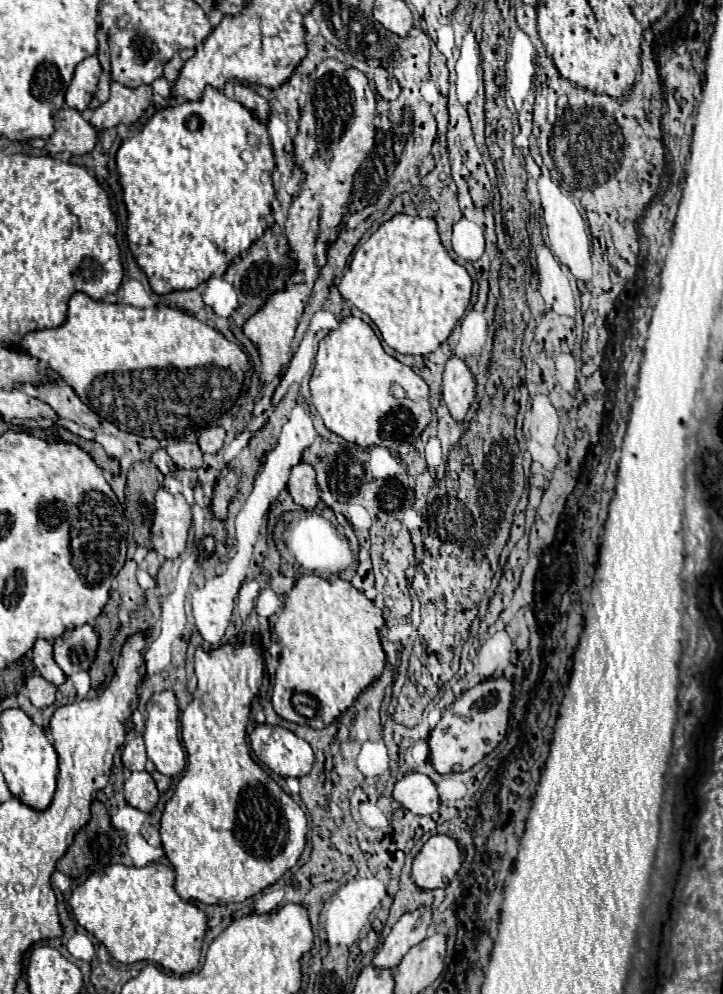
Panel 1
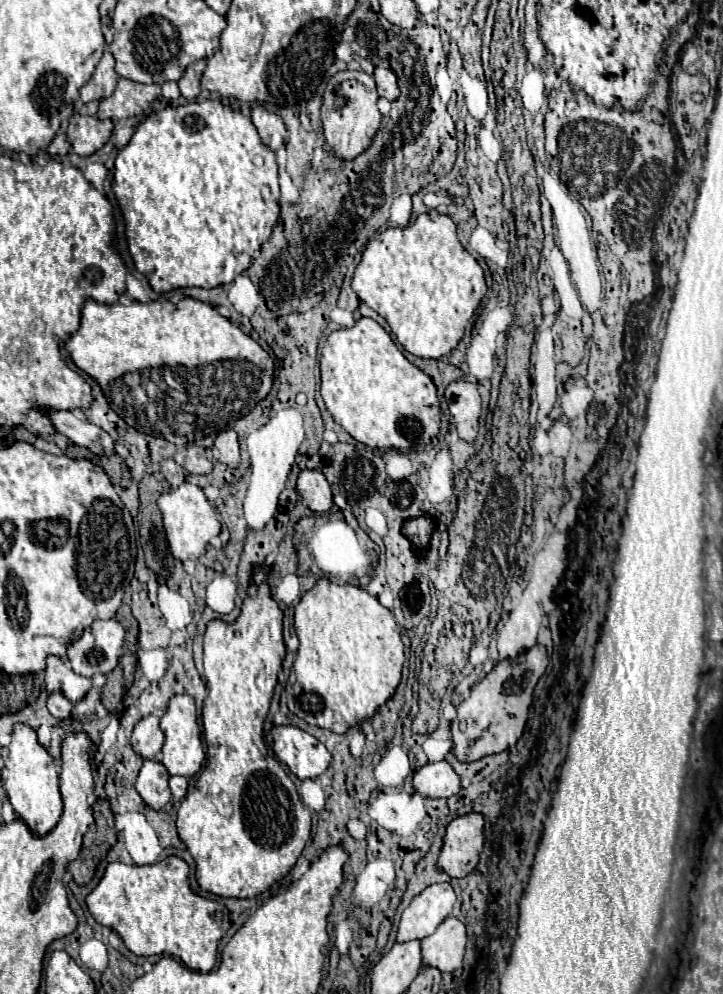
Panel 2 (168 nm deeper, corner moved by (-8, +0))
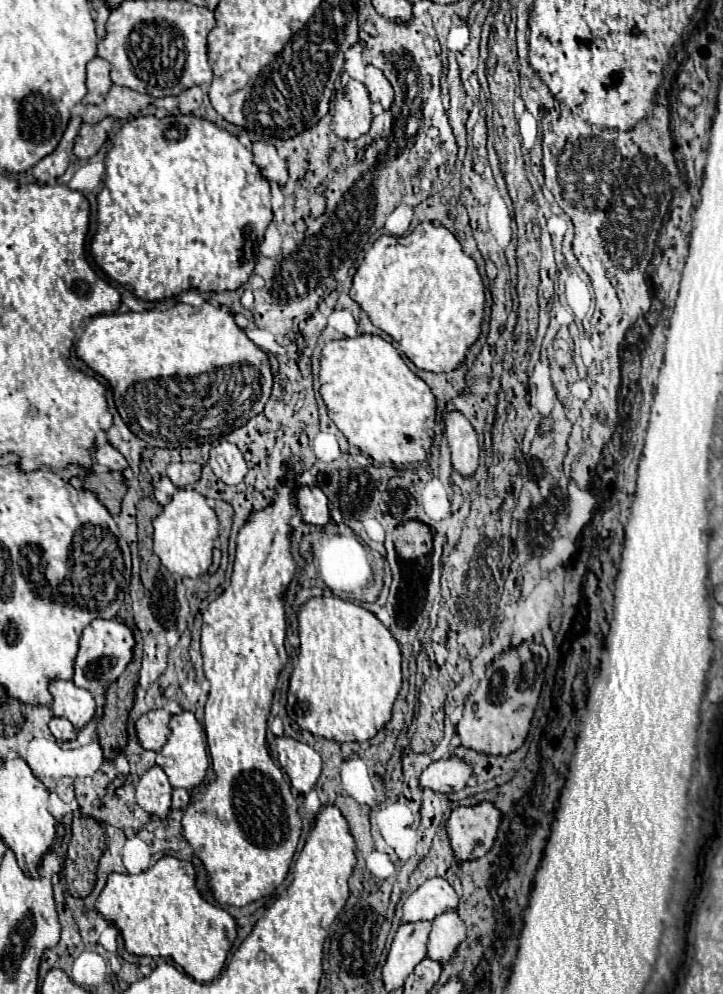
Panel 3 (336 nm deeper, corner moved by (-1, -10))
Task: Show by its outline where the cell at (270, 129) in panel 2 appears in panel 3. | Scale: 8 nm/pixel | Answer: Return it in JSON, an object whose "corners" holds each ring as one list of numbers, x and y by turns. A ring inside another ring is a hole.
{"corners":[[253,144,253,158,267,180,273,180,277,184,287,182,287,164,285,160,281,160,275,146]]}

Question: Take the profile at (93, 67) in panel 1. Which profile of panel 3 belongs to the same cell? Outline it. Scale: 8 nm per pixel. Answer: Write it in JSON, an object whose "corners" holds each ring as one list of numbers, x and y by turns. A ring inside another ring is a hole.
{"corners":[[95,58,87,64,87,96,81,100,81,104,101,104,111,88,109,78,109,62]]}

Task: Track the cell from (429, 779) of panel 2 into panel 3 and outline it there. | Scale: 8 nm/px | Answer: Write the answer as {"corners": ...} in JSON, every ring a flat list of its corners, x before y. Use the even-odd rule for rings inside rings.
{"corners":[[449,756,425,768,419,778,419,784,433,792,451,794,451,792,463,790,469,778,471,778,471,768,465,762,459,762,457,758]]}

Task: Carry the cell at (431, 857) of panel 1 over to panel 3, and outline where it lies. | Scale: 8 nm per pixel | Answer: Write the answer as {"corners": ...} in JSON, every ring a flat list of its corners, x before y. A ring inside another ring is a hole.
{"corners":[[493,804,461,806,447,820,447,836,457,862,481,858,493,846,501,814]]}

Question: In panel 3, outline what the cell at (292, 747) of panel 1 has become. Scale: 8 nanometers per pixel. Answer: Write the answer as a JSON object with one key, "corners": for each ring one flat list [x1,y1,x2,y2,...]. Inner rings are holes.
{"corners":[[279,736,270,742,270,750,297,792,307,794,317,784,323,764,321,756,311,746,291,737]]}

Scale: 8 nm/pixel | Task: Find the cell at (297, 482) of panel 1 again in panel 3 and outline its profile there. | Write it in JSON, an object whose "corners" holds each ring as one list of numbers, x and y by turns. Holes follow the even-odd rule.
{"corners":[[299,486,297,488,297,508,303,514,303,520,307,524,325,526,329,522,329,508,327,508,327,496,317,486]]}

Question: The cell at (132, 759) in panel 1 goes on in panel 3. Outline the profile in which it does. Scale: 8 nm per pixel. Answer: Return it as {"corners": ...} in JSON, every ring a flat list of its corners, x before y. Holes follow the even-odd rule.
{"corners":[[151,710,135,722,137,742,145,750,159,752,169,736,169,714,165,710]]}

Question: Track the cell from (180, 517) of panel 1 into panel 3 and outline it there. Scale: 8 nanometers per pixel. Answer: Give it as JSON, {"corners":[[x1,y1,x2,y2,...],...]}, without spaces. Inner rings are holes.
{"corners":[[179,488,173,494,171,502,163,506,163,512,153,520,153,528,153,550,171,574,197,578,207,572,207,568,211,566,213,540,217,538,219,522,213,508,201,494,191,488]]}

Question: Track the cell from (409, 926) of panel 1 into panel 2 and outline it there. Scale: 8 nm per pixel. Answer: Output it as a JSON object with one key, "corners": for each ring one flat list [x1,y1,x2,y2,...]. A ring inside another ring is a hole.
{"corners":[[438,882,426,886,402,912,398,926,398,942,422,940,430,936,436,926,452,912,456,892,450,882]]}

